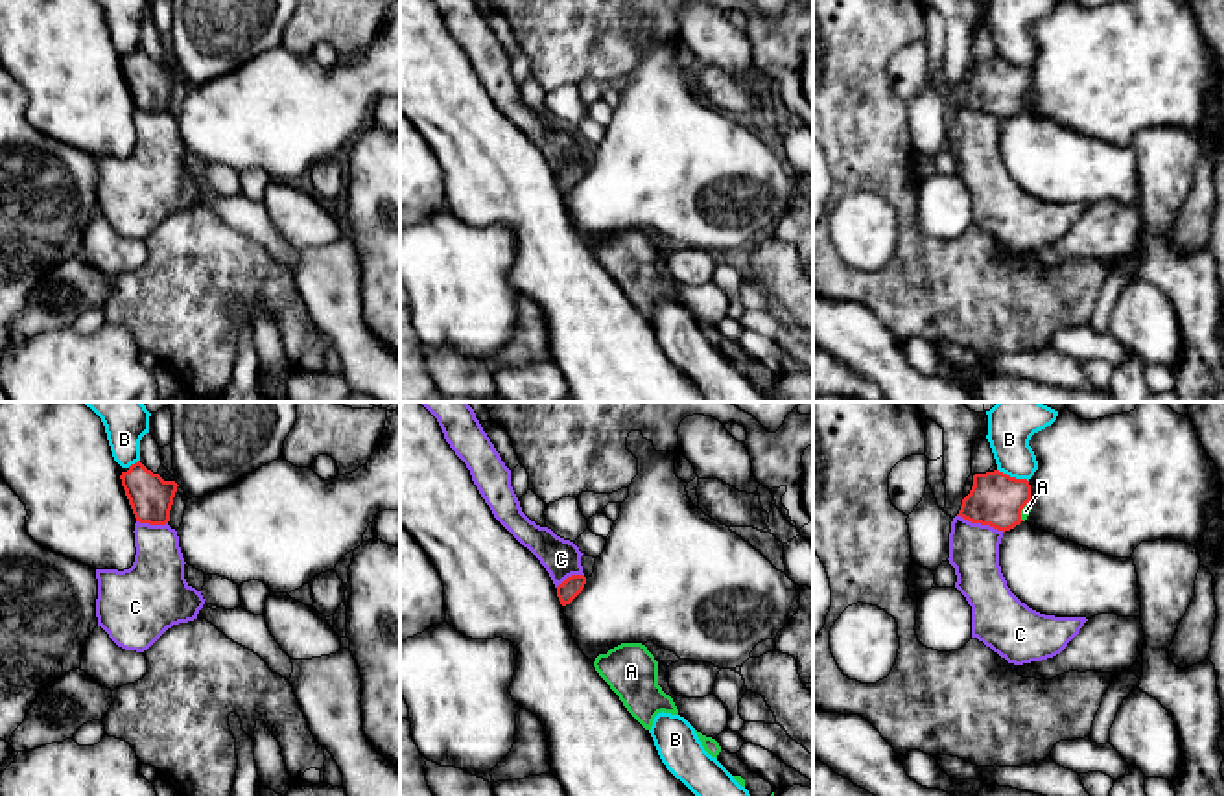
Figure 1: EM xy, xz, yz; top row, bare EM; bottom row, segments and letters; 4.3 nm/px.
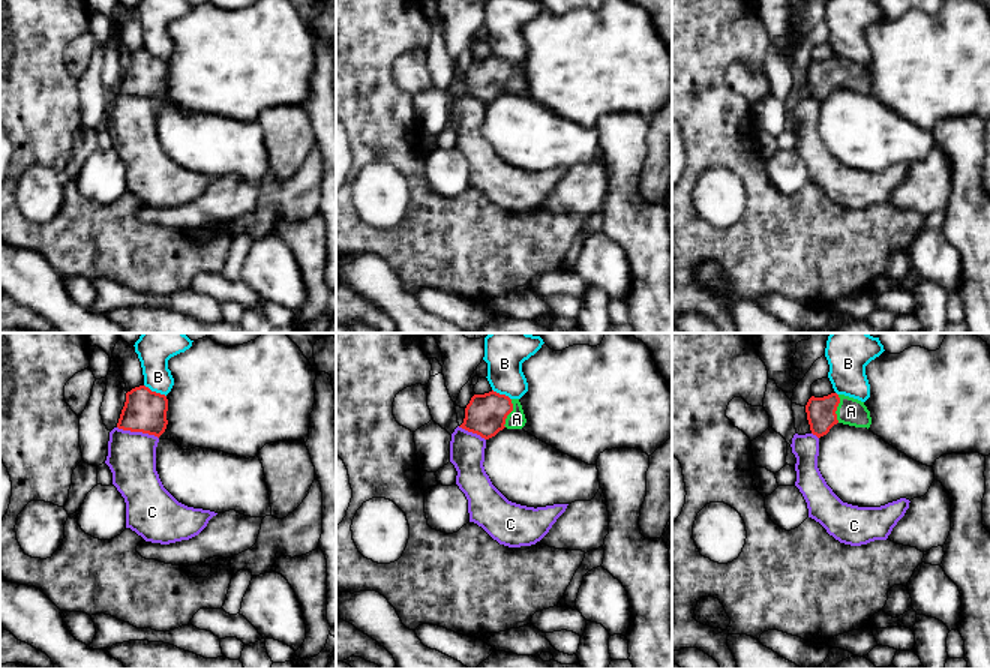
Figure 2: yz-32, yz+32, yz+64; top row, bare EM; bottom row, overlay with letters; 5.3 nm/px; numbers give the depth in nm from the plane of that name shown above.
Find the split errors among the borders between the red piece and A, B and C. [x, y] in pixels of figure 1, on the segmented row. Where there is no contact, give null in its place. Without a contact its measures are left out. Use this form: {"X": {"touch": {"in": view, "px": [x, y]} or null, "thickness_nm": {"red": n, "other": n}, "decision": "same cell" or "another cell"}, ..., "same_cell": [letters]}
{"A": {"touch": {"in": "yz", "px": [1022, 509]}, "thickness_nm": {"red": 240, "other": 40}, "decision": "same cell"}, "B": {"touch": {"in": "yz", "px": [1013, 478]}, "thickness_nm": {"red": 240, "other": 220}, "decision": "another cell"}, "C": {"touch": {"in": "yz", "px": [981, 524]}, "thickness_nm": {"red": 240, "other": 220}, "decision": "another cell"}, "same_cell": ["A"]}

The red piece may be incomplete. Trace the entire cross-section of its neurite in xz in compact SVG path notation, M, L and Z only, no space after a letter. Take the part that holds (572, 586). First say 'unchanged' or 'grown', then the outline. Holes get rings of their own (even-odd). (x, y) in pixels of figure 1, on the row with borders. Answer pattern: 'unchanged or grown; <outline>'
unchanged; M572 575L562 584L557 586L557 597L562 606L570 604L584 588L584 575Z

